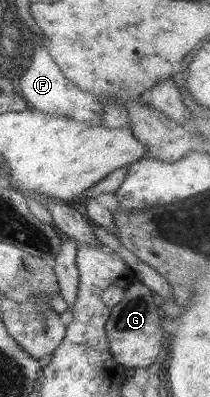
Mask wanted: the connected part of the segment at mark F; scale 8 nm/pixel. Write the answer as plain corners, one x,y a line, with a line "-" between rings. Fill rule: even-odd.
34,39
33,58
27,70
19,77
19,94
32,107
43,114
53,116
64,116
87,126
102,126
102,106
100,99
81,91
77,86
71,84
53,62
50,54

